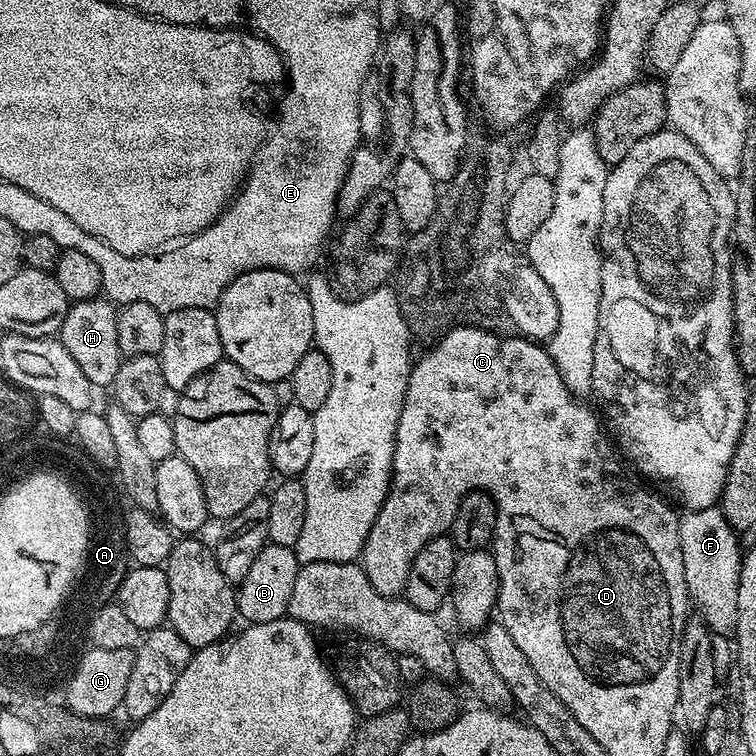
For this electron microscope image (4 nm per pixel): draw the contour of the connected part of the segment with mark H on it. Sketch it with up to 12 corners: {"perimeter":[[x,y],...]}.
{"perimeter":[[75,301],[58,333],[94,386],[118,378],[117,305]]}

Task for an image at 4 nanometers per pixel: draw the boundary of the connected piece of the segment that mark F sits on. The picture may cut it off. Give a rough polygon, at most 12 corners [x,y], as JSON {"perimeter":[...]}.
{"perimeter":[[719,507],[680,516],[691,603],[736,626],[742,547]]}

